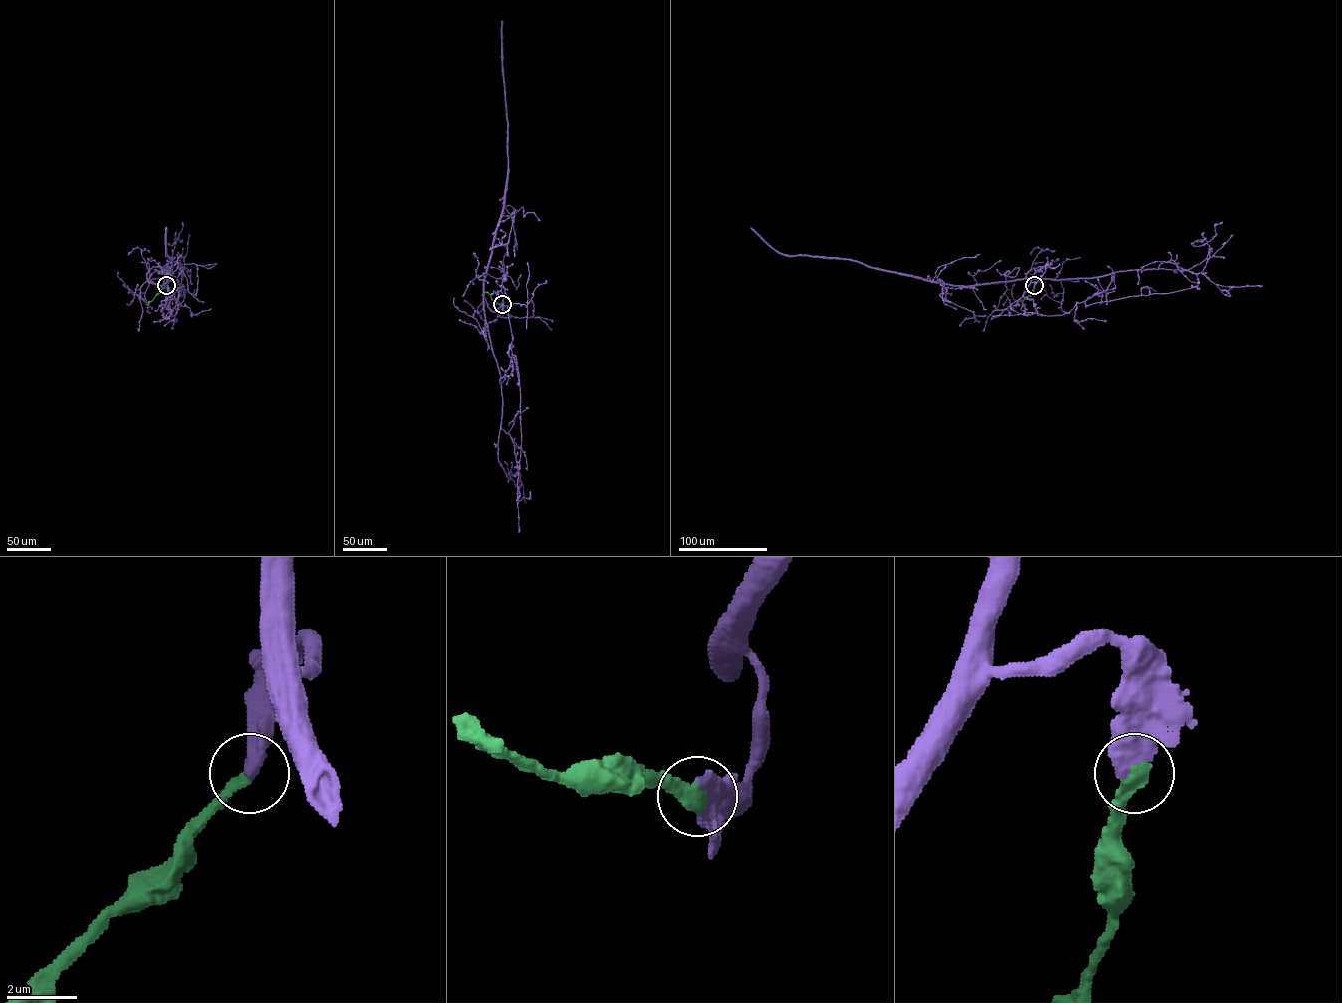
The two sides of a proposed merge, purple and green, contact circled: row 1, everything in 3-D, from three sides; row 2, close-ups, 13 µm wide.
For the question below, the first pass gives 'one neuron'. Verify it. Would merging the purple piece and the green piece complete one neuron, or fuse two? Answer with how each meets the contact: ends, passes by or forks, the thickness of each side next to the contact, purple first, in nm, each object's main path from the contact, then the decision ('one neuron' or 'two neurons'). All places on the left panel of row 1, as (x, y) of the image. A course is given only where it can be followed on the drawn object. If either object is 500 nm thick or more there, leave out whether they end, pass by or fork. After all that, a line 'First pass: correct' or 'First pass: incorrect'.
calibres 600 and 400 nm; course purple (166, 285), (166, 273), (160, 267), (152, 268), (146, 277), (159, 285), (171, 276), (165, 227); course green (166, 285), (147, 303); one neuron
First pass: correct

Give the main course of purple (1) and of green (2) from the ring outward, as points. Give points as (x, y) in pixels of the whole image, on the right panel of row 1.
1: (1034, 285), (1031, 280), (1041, 267), (1031, 269), (1024, 278), (953, 285), (847, 259), (783, 254), (751, 227)
2: (1034, 285), (1033, 293), (1022, 303)

